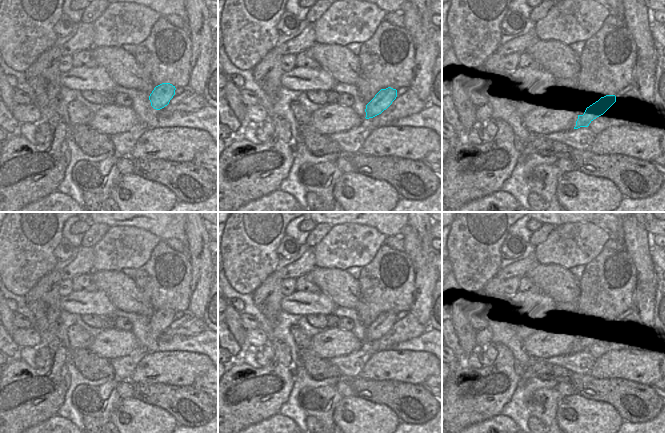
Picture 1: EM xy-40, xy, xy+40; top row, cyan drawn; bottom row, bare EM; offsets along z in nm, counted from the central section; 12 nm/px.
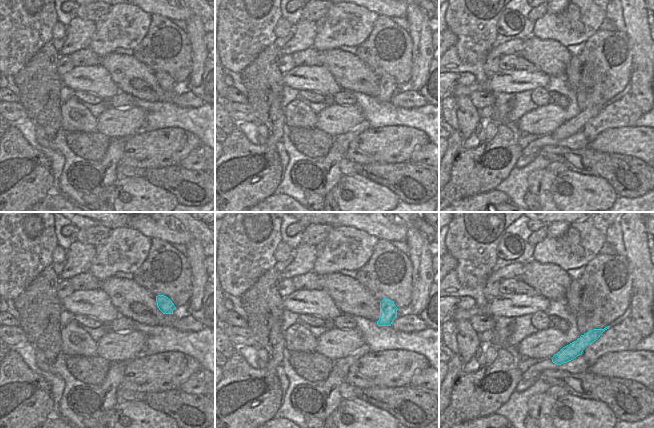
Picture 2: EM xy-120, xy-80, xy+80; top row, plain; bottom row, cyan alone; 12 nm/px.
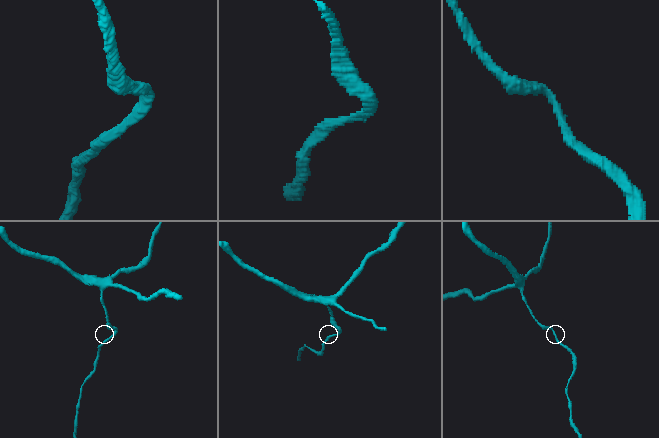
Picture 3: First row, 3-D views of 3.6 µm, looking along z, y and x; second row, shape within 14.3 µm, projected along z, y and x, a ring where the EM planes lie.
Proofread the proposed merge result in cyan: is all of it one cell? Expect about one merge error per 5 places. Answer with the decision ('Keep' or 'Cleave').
Keep.

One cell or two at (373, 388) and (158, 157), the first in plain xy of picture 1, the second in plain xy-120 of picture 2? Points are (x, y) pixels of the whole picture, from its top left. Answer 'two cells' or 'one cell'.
two cells

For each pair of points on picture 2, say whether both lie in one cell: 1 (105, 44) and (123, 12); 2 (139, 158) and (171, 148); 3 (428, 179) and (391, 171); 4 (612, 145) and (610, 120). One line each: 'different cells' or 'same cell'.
1: same cell
2: same cell
3: same cell
4: different cells

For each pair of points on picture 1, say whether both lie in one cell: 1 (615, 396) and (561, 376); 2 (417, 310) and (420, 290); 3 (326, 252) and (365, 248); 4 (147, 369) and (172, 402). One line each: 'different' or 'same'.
1: same
2: same
3: same
4: different

